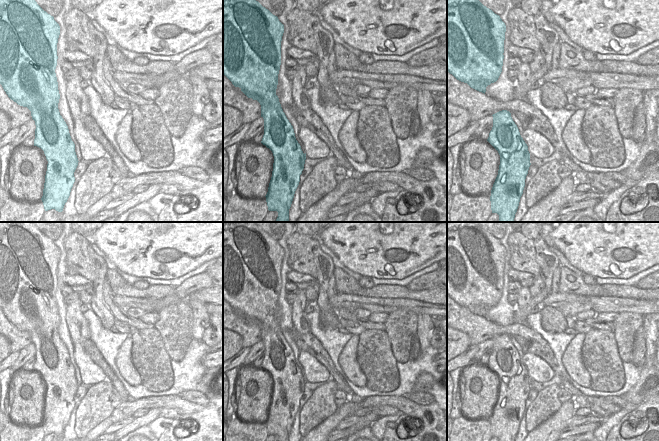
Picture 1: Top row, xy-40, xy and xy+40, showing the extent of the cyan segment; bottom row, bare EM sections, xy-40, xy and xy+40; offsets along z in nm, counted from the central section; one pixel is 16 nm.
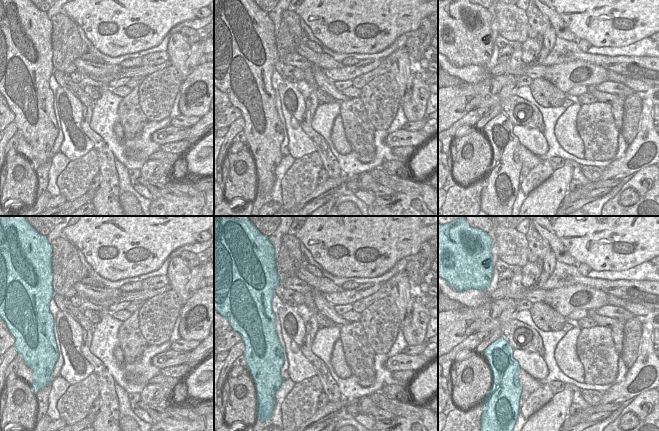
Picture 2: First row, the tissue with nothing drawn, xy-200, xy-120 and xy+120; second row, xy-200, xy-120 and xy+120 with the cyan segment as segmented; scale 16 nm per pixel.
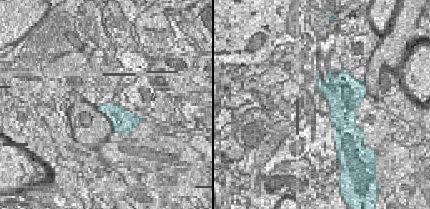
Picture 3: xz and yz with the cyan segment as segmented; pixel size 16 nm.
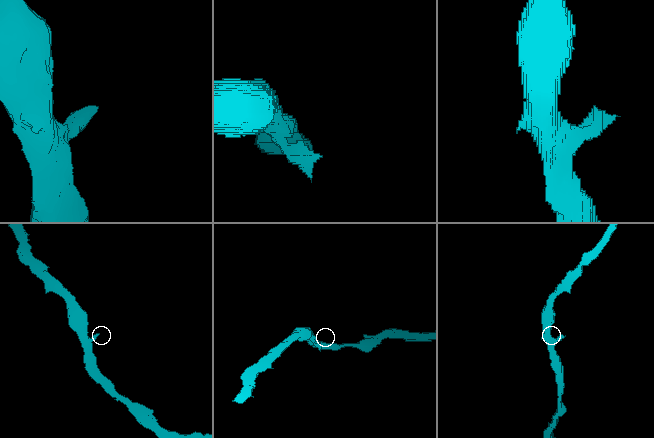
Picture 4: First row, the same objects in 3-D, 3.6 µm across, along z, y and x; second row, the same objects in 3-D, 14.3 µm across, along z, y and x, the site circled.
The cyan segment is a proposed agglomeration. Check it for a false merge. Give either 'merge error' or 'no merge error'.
no merge error

